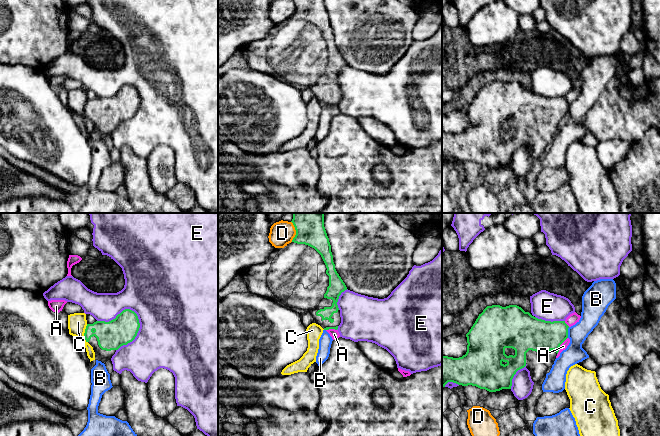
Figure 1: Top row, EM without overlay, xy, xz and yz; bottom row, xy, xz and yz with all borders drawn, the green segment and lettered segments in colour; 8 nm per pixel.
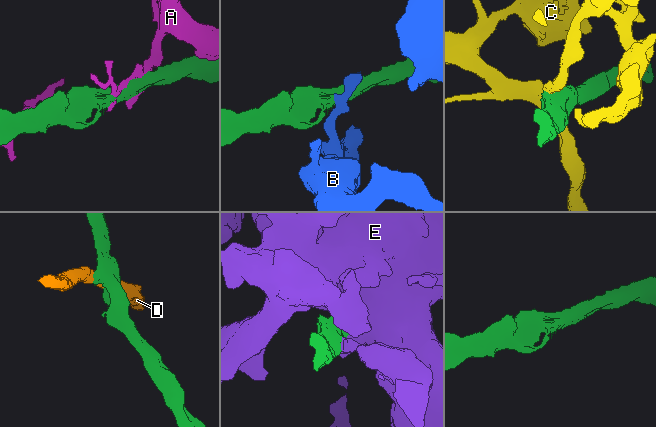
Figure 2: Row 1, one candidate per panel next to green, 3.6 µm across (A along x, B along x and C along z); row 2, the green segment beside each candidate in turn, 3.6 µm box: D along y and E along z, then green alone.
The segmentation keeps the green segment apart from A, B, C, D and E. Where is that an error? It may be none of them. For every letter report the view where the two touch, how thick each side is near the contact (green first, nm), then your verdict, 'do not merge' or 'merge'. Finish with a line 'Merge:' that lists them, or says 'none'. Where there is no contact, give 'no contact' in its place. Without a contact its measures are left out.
A: contact in yz; calibres 260 and 60 nm; do not merge
B: contact in yz; calibres 260 and 160 nm; do not merge
C: contact in xy; calibres 220 and 150 nm; do not merge
D: contact in xz; calibres 190 and 180 nm; do not merge
E: contact in xy; calibres 220 and 380 nm; do not merge
Merge: none

